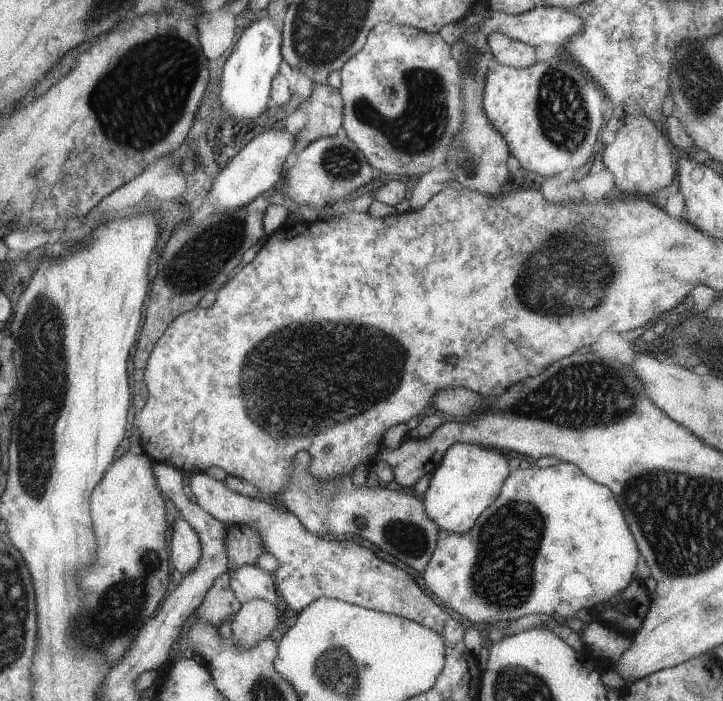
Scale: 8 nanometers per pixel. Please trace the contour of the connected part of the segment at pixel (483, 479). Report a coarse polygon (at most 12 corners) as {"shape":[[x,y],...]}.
{"shape":[[459,442],[421,494],[439,531],[465,534],[498,498],[499,450]]}

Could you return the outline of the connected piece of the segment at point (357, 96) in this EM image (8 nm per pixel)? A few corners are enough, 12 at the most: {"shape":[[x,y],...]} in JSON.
{"shape":[[380,22],[337,72],[340,133],[373,168],[444,164],[462,69]]}

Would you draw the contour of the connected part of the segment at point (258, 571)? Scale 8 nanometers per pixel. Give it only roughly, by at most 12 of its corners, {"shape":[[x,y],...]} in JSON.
{"shape":[[255,565],[227,570],[241,605],[278,601],[272,573]]}

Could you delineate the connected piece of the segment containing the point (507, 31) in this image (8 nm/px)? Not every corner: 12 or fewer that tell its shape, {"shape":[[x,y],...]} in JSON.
{"shape":[[535,5],[518,15],[489,11],[484,35],[501,32],[535,48],[564,45],[583,18]]}

